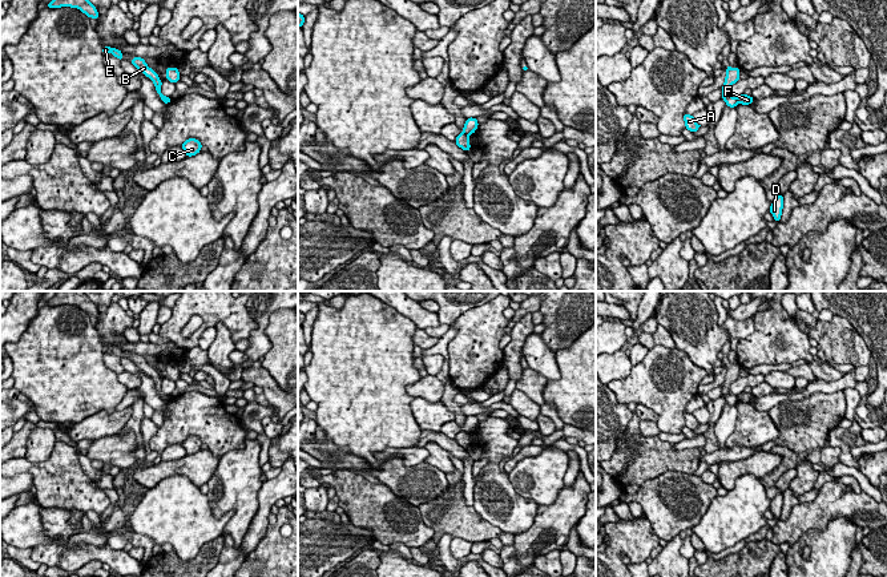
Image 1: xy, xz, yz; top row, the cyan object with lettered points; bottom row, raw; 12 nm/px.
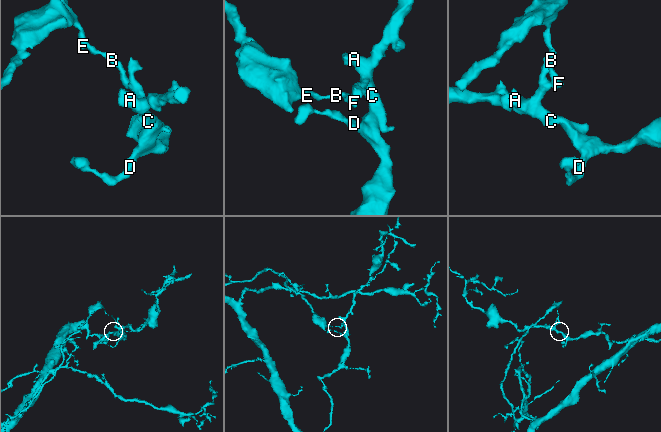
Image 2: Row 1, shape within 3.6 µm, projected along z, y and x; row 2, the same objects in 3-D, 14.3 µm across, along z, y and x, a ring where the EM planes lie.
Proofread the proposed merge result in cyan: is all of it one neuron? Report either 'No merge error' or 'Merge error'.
Merge error

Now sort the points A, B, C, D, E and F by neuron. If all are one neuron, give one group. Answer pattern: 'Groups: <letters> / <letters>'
Groups: A C D / B E F

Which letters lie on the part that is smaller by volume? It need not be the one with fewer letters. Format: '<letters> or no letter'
B, E, F

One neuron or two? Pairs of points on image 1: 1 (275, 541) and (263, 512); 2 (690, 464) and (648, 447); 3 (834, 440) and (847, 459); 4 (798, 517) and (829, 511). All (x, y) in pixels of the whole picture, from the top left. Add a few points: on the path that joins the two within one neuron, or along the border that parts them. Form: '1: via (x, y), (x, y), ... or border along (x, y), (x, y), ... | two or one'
1: border along (269, 524), (265, 536), (252, 551) | two
2: via (680, 460), (658, 456) | one
3: via (839, 443), (847, 454) | one
4: via (806, 516), (814, 516), (821, 511) | one

